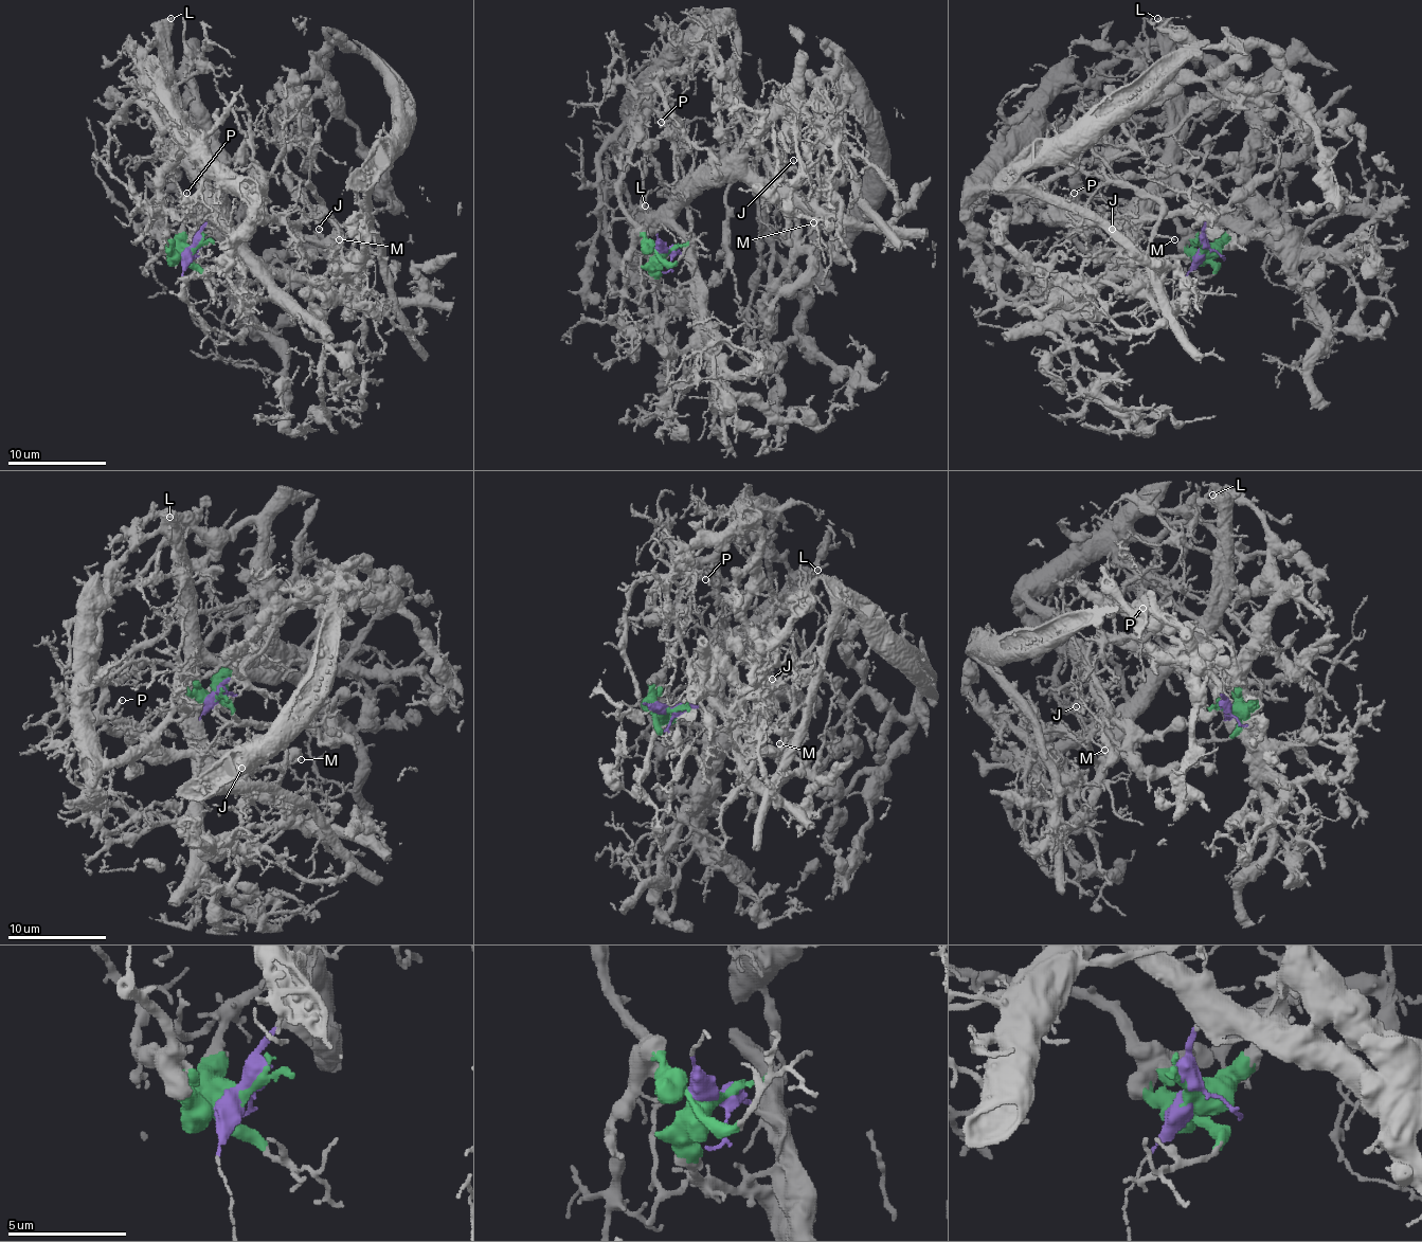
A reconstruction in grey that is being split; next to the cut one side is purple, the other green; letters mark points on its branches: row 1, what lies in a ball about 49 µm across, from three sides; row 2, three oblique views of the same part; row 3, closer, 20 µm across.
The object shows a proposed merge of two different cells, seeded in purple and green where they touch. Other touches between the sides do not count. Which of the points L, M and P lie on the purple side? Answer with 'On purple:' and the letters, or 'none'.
On purple: L, M

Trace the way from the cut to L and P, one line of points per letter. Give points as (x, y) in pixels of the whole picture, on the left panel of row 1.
L: (191, 250), (193, 235), (211, 208), (211, 193), (200, 183), (193, 163), (191, 133), (176, 82), (170, 18)
P: (191, 250), (176, 252), (168, 230), (146, 208), (156, 193), (170, 211), (181, 208), (185, 193)

